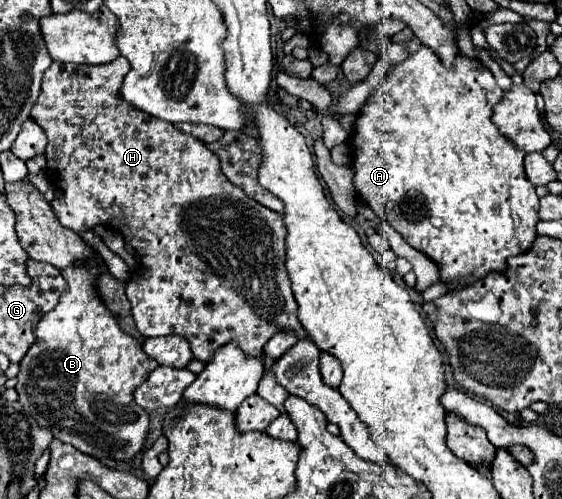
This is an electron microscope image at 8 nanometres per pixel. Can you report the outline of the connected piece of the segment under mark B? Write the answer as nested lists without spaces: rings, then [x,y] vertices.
[[[94,263],[68,267],[62,271],[62,275],[68,283],[68,291],[62,293],[60,303],[36,323],[36,341],[20,361],[16,385],[20,403],[26,411],[30,411],[30,415],[36,415],[38,423],[50,429],[62,443],[70,443],[82,453],[98,459],[108,457],[116,461],[130,461],[142,449],[148,431],[148,415],[134,403],[134,391],[142,379],[146,379],[146,375],[158,367],[158,363],[144,355],[142,347],[120,329],[114,315],[104,307],[94,289]]]

